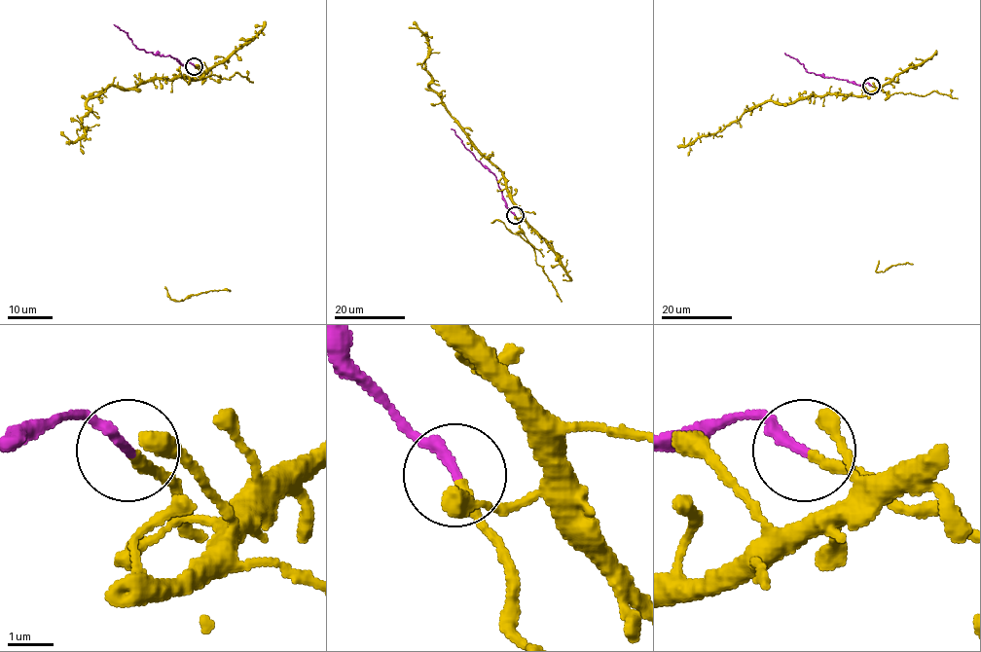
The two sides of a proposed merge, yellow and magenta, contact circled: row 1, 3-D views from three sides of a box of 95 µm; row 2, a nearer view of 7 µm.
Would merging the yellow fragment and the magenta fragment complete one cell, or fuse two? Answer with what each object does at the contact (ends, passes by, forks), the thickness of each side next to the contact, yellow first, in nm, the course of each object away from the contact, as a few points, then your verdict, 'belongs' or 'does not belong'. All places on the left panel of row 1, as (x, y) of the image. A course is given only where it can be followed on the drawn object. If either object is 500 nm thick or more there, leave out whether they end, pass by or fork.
yellow ends | magenta ends | 240/240 nm | yellow via (195, 65), (202, 75), (199, 79), (109, 86), (87, 103), (85, 132), (71, 141), (60, 131) | magenta via (194, 65), (190, 62), (182, 64), (170, 55), (139, 50), (127, 32), (114, 24) | belongs

